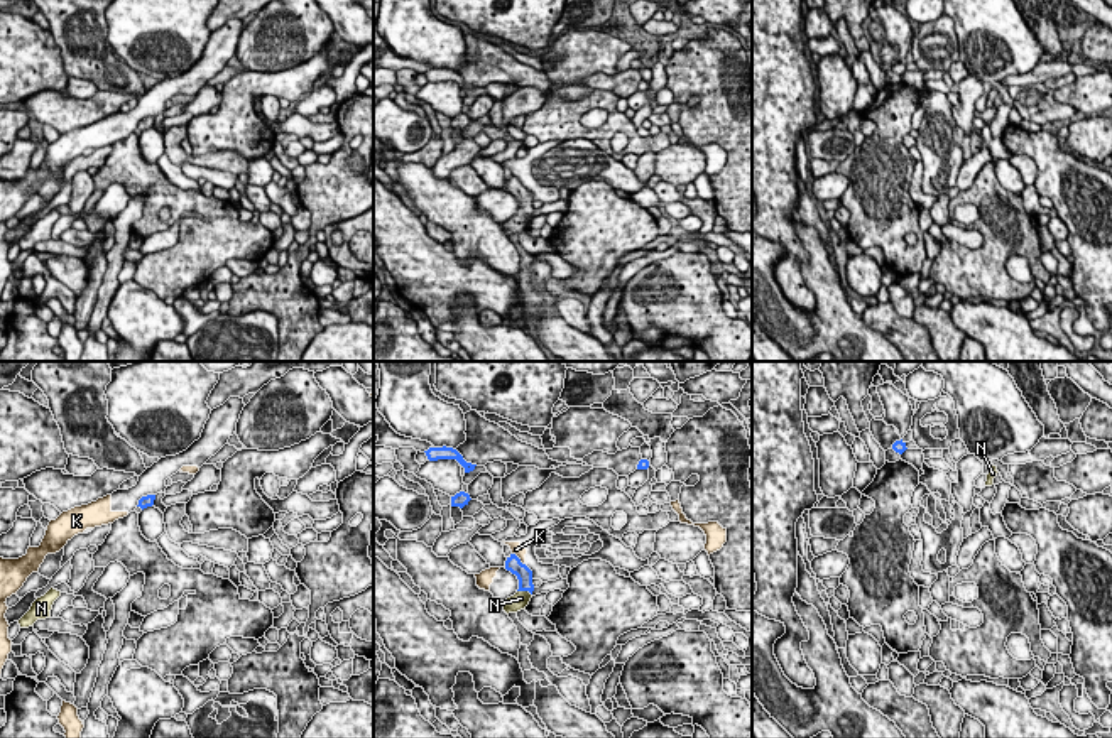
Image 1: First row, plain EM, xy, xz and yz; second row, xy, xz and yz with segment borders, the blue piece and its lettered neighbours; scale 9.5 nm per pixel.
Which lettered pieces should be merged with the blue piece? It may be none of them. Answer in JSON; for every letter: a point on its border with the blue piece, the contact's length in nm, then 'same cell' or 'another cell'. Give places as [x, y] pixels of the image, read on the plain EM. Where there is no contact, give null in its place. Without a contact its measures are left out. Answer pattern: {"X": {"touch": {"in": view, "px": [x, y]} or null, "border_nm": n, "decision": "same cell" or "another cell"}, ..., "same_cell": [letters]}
{"K": {"touch": {"in": "xz", "px": [519, 181]}, "border_nm": 200, "decision": "another cell"}, "N": {"touch": {"in": "xz", "px": [524, 211]}, "border_nm": 150, "decision": "same cell"}, "same_cell": ["N"]}

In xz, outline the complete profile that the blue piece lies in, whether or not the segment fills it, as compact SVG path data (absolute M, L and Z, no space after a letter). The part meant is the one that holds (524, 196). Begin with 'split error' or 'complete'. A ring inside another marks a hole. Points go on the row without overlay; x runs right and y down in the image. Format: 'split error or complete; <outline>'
split error; M510 176L507 179L505 191L515 196L519 201L517 214L502 223L504 233L509 236L526 231L526 228L532 220L534 206L532 206L532 193L526 186L522 186L515 176Z

